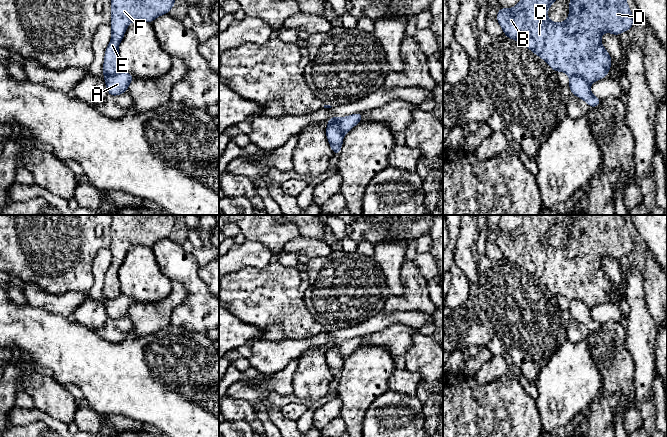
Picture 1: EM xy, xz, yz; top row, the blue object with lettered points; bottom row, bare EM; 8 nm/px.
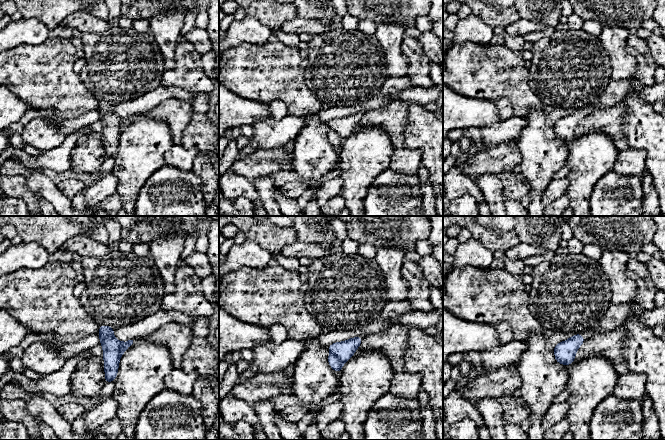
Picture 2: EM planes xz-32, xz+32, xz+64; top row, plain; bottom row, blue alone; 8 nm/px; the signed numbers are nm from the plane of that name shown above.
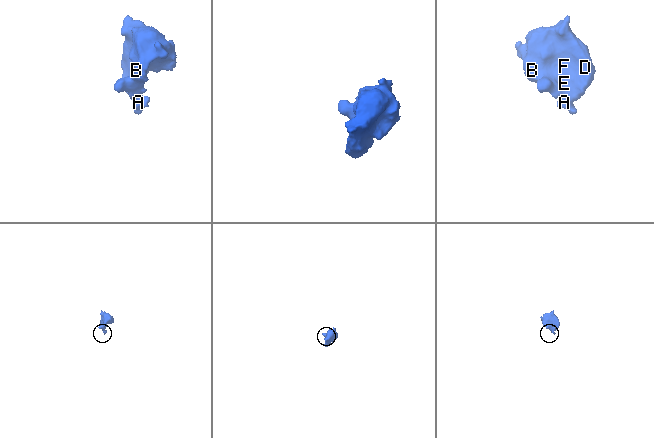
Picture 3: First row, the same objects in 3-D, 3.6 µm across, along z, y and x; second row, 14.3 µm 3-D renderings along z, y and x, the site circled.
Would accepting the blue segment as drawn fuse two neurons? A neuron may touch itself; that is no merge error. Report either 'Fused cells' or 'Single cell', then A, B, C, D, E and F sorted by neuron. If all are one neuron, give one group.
Fused cells. Groups: A / B C D E F

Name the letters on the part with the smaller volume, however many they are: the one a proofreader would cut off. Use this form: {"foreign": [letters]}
{"foreign": ["A"]}

